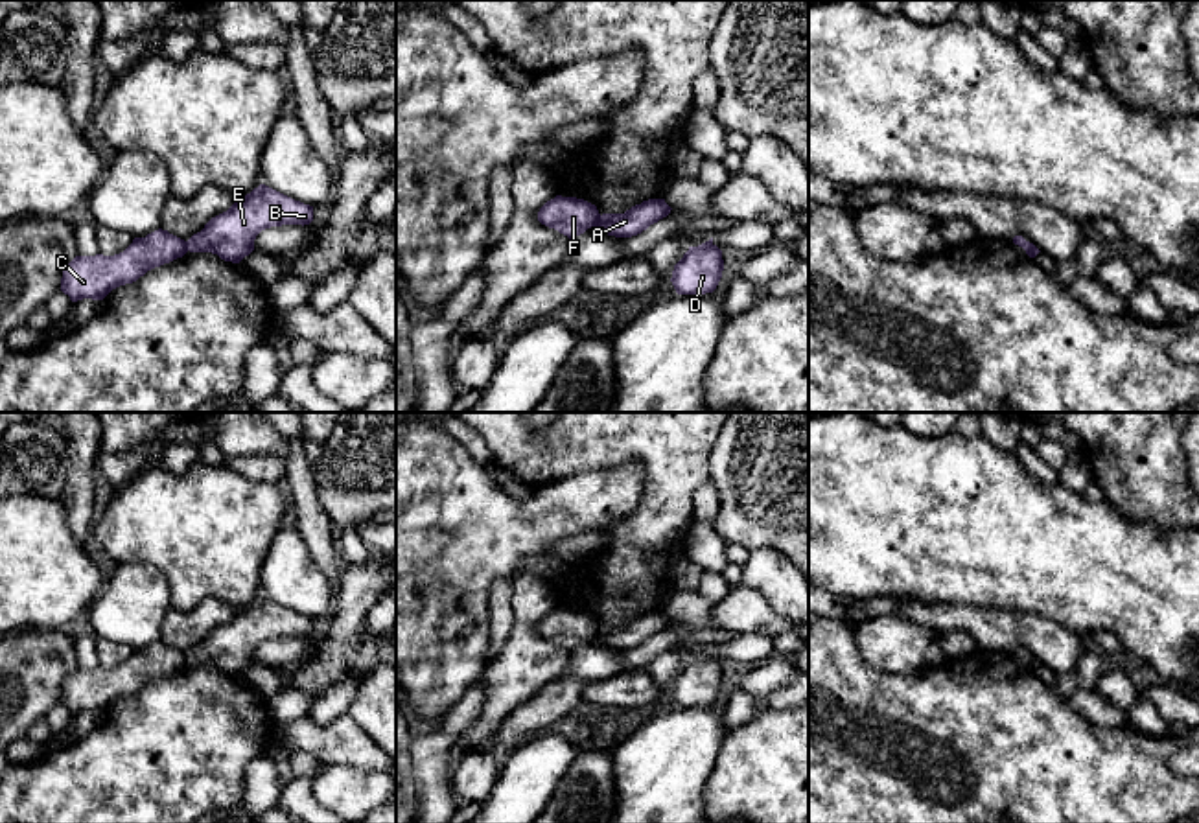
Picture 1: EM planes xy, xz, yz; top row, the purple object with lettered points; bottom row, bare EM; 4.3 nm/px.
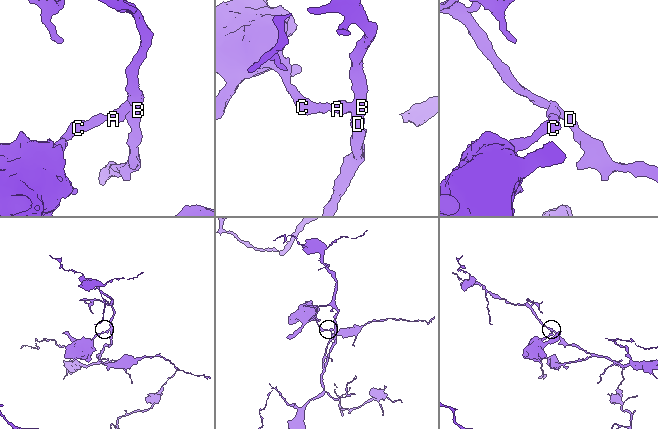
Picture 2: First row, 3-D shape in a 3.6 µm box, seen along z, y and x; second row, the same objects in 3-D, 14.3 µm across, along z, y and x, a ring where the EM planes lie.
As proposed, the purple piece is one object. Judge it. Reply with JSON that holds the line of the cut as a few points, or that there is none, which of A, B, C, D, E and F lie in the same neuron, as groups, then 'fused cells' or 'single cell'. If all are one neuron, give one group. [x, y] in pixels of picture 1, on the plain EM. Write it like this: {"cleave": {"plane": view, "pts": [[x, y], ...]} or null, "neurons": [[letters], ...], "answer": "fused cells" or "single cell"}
{"cleave": {"plane": "xz", "pts": [[601, 628], [595, 637]]}, "neurons": [["A", "B", "D", "E"], ["C", "F"]], "answer": "fused cells"}

